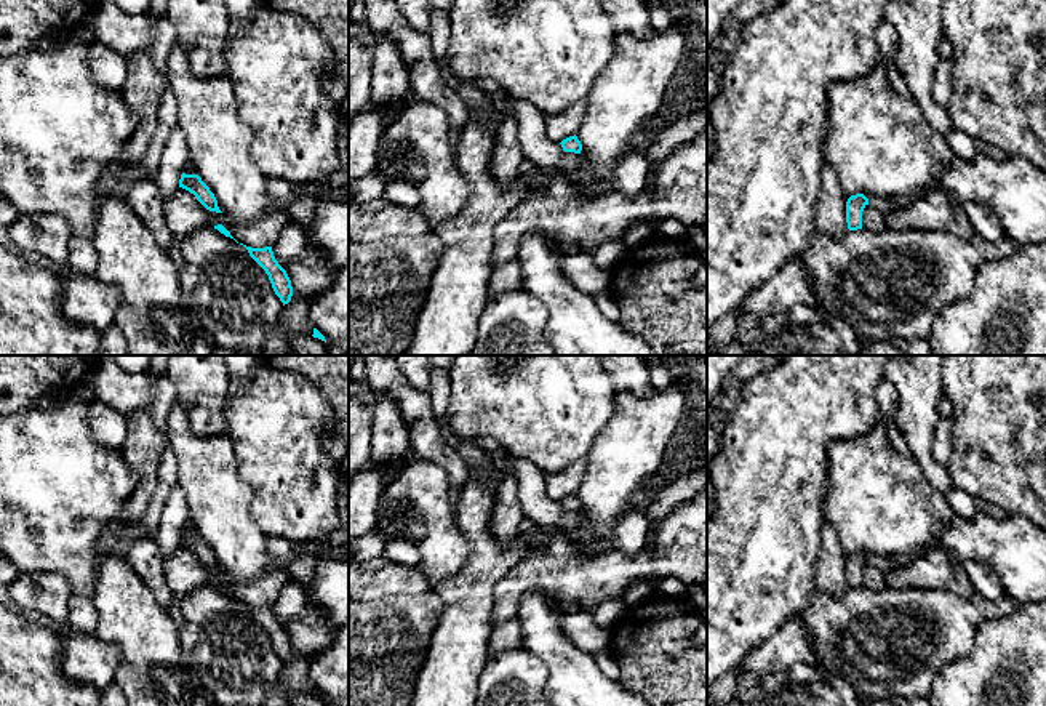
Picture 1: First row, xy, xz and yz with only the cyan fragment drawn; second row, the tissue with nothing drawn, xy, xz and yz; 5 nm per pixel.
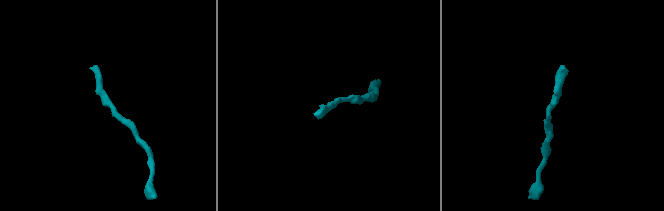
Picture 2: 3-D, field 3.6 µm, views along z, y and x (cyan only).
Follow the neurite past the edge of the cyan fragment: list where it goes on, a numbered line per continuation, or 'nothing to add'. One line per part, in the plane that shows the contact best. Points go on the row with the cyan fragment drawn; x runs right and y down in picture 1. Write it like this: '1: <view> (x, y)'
nothing to add

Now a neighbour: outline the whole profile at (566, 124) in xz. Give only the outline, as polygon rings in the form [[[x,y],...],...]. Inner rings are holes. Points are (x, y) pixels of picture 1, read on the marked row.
[[[579,99],[561,114],[547,115],[547,134],[550,139],[561,142],[574,136],[587,112],[587,99]]]

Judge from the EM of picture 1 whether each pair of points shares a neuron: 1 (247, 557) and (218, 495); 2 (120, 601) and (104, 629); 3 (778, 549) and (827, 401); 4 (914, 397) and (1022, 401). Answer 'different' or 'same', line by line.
1: same
2: same
3: same
4: different

